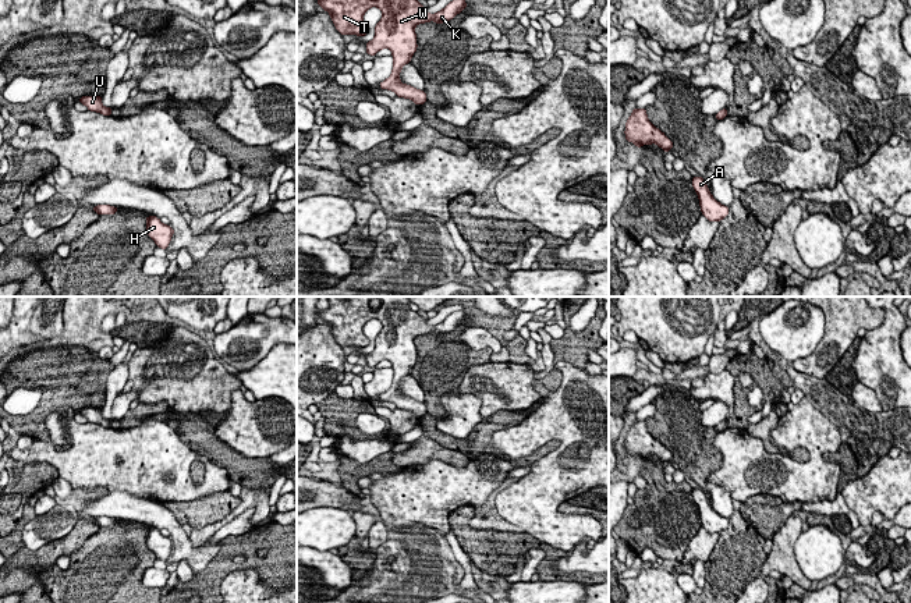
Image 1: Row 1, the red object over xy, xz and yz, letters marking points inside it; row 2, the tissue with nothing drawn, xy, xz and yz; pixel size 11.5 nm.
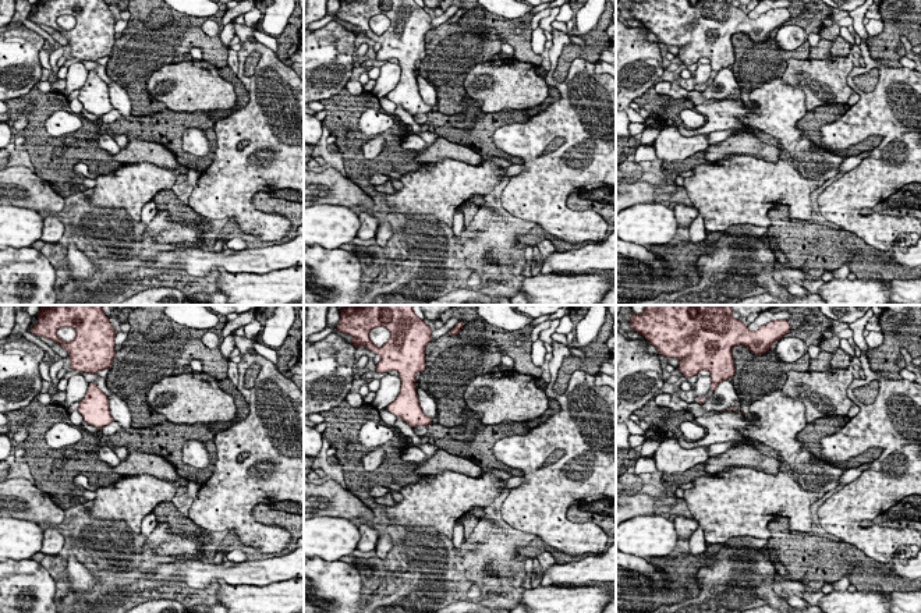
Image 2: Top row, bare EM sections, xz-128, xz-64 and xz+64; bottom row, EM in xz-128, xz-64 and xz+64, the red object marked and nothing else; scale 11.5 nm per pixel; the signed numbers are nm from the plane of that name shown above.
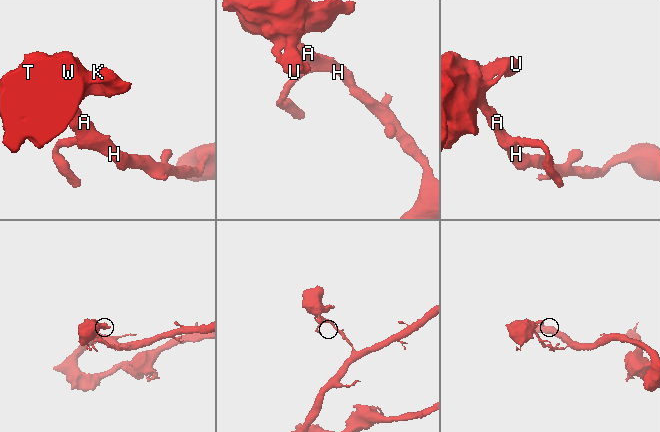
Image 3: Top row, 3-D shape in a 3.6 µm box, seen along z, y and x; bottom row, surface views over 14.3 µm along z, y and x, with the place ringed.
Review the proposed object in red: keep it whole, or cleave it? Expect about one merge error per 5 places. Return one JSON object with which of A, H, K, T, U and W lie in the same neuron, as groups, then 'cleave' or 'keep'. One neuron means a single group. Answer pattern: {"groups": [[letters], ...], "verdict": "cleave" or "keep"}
{"groups": [["A", "H", "K", "T", "U", "W"]], "verdict": "keep"}

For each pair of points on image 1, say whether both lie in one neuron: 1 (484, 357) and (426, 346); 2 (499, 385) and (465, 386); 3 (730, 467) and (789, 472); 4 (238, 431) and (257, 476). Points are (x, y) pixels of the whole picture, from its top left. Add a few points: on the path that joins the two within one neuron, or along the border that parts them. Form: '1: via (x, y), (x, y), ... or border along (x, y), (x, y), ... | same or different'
1: via (470, 357), (440, 357) | same
2: via (491, 385), (474, 385) | same
3: via (744, 470), (759, 481), (775, 481) | same
4: border along (220, 439), (245, 456), (268, 458) | different

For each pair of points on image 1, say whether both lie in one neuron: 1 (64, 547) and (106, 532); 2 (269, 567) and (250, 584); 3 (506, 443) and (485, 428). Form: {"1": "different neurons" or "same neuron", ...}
{"1": "different neurons", "2": "different neurons", "3": "different neurons"}

